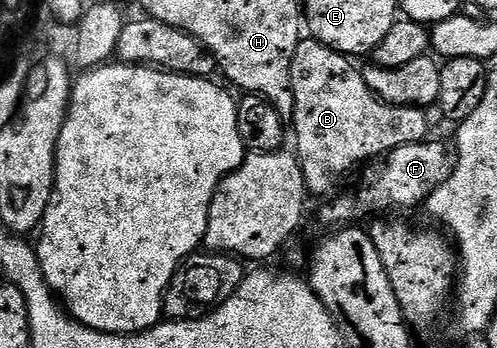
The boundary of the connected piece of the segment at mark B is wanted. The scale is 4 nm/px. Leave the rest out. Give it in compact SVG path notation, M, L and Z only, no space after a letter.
M310 37L304 38L293 53L291 88L295 111L290 122L295 123L294 150L299 156L299 164L303 167L303 180L312 196L330 196L330 191L338 185L339 178L349 174L354 167L359 167L378 155L386 157L401 145L422 143L428 138L428 112L424 108L395 107L391 103L384 103L371 92L369 85L365 85L362 70L351 63L354 62L348 56L337 53Z

